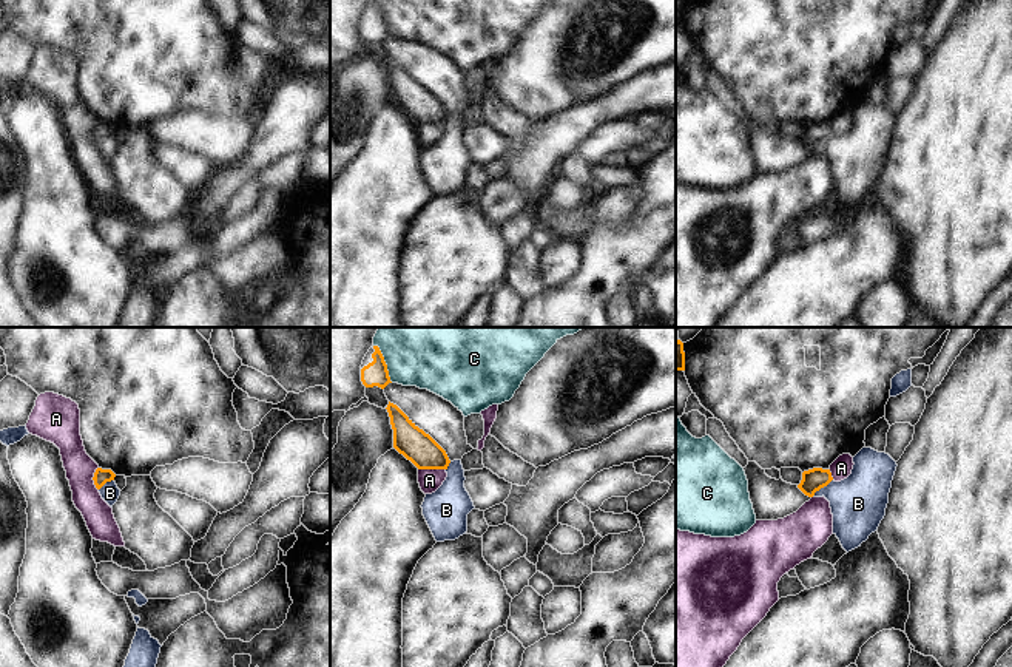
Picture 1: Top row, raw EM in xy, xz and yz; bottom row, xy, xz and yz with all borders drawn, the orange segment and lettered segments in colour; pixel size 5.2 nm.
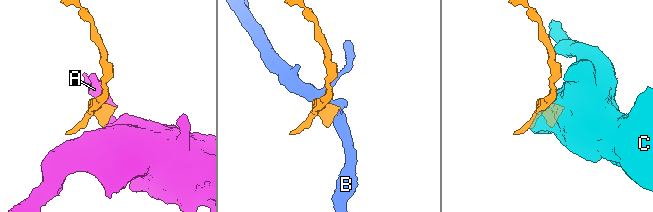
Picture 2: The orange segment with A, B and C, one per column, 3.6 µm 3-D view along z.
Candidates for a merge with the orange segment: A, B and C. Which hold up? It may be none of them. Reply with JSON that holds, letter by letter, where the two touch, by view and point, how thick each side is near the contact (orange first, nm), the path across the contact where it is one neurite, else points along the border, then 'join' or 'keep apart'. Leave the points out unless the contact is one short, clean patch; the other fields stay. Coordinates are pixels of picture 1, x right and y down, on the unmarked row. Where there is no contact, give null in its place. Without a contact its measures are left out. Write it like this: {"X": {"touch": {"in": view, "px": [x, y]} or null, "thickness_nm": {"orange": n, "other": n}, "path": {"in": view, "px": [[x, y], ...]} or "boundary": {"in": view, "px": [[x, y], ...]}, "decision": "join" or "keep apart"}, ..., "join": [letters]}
{"A": {"touch": {"in": "xz", "px": [432, 122]}, "thickness_nm": {"orange": 170, "other": 120}, "boundary": {"in": "xz", "px": [[418, 122], [445, 124]]}, "decision": "keep apart"}, "B": {"touch": {"in": "yz", "px": [821, 141]}, "thickness_nm": {"orange": 120, "other": 300}, "boundary": {"in": "yz", "px": [[832, 133], [812, 150]]}, "decision": "keep apart"}, "C": {"touch": {"in": "xz", "px": [386, 19]}, "thickness_nm": {"orange": 130, "other": 240}, "decision": "keep apart"}, "join": []}

